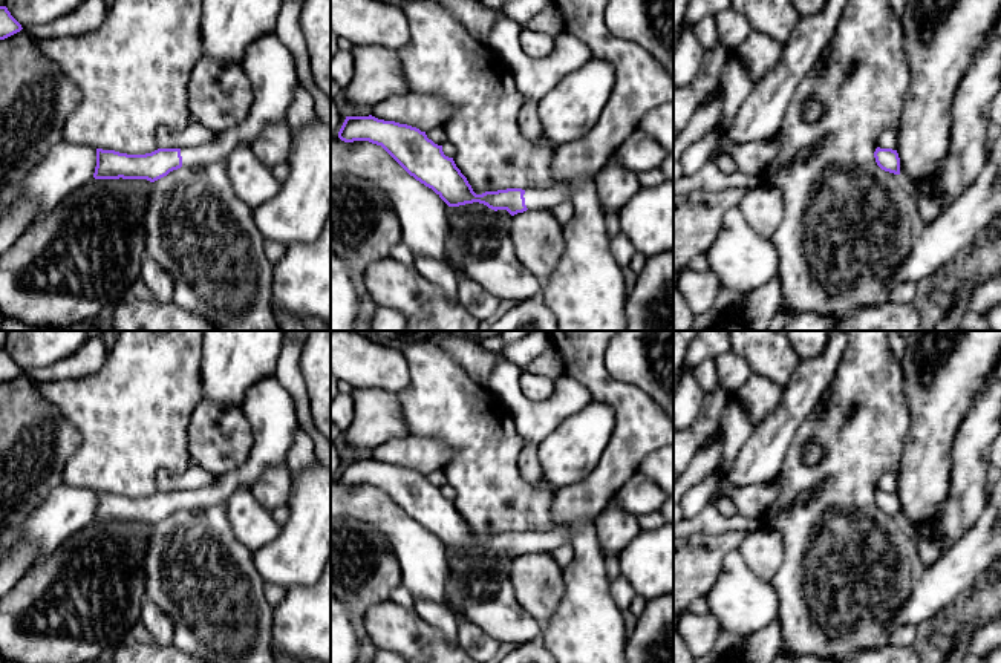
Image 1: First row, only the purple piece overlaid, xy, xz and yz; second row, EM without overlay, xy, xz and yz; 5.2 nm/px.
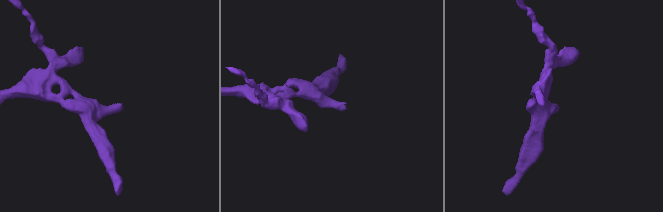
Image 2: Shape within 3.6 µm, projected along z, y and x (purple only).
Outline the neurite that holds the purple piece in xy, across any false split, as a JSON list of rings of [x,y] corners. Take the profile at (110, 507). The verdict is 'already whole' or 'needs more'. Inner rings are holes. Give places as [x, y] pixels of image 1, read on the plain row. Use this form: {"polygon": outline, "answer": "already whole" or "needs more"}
{"polygon": [[[276,375],[256,383],[242,409],[254,435],[249,456],[243,464],[219,475],[210,487],[204,488],[158,492],[145,498],[96,492],[93,521],[155,525],[181,510],[205,510],[227,504],[237,488],[251,488],[269,467],[286,464],[298,423],[292,397]]], "answer": "needs more"}

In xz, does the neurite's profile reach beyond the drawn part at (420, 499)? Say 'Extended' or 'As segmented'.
Extended

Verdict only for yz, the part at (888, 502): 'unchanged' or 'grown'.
unchanged

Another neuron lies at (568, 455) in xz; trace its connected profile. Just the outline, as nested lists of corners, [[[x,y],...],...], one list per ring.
[[[591,400],[539,443],[545,479],[556,488],[583,482],[597,467],[615,426],[611,406]]]

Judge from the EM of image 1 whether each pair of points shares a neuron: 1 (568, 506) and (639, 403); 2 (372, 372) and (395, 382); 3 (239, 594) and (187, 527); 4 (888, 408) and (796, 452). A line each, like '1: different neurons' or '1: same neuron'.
1: same neuron
2: same neuron
3: same neuron
4: same neuron

